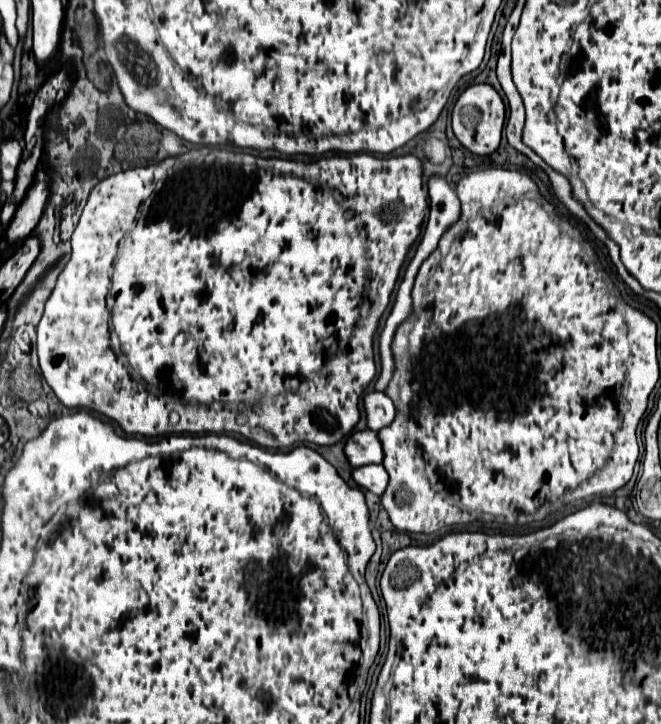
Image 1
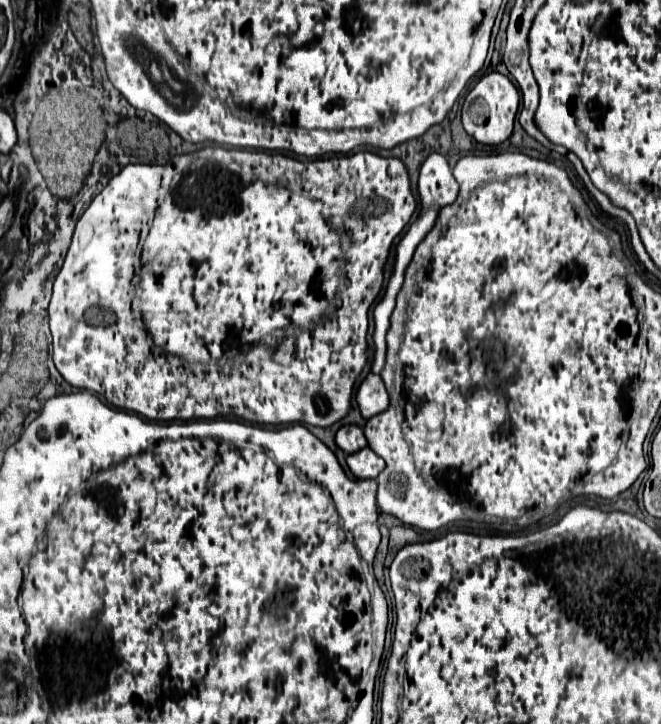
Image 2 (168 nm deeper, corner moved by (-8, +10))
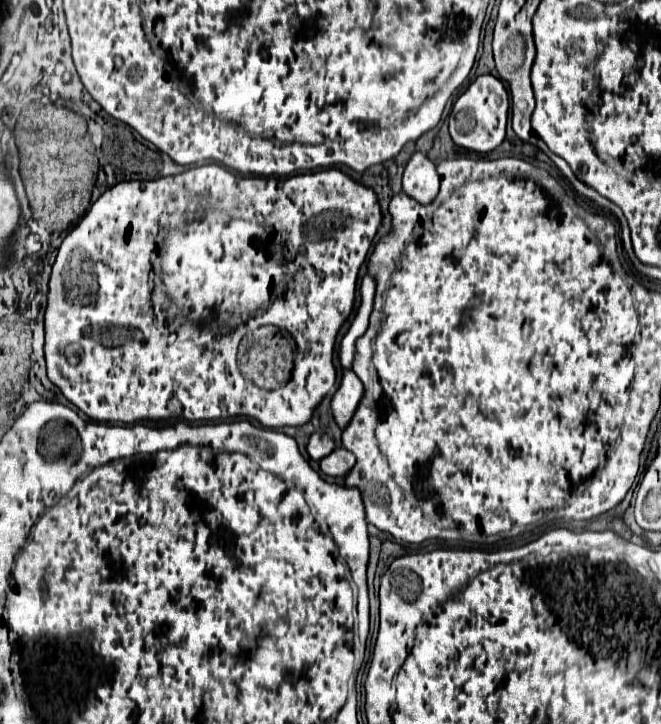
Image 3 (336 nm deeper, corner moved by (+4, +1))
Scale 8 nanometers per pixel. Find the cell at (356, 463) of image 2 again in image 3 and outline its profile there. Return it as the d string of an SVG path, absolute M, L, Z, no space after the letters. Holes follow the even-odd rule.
M336 448L330 456L320 460L320 468L324 474L334 476L334 478L344 478L348 474L348 470L352 470L354 466L354 454L348 452L346 448Z

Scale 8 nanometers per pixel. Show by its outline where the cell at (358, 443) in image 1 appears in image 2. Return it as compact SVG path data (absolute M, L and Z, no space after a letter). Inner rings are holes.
M342 425L336 435L334 435L336 445L344 451L344 453L356 453L358 449L366 447L366 437L362 433L362 427L358 425Z

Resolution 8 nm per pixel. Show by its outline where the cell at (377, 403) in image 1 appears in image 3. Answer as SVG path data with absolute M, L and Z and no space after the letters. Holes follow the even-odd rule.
M344 370L340 388L332 396L332 414L340 428L348 426L348 422L352 420L352 416L358 410L362 396L364 396L364 386L362 386L360 378L352 370Z

